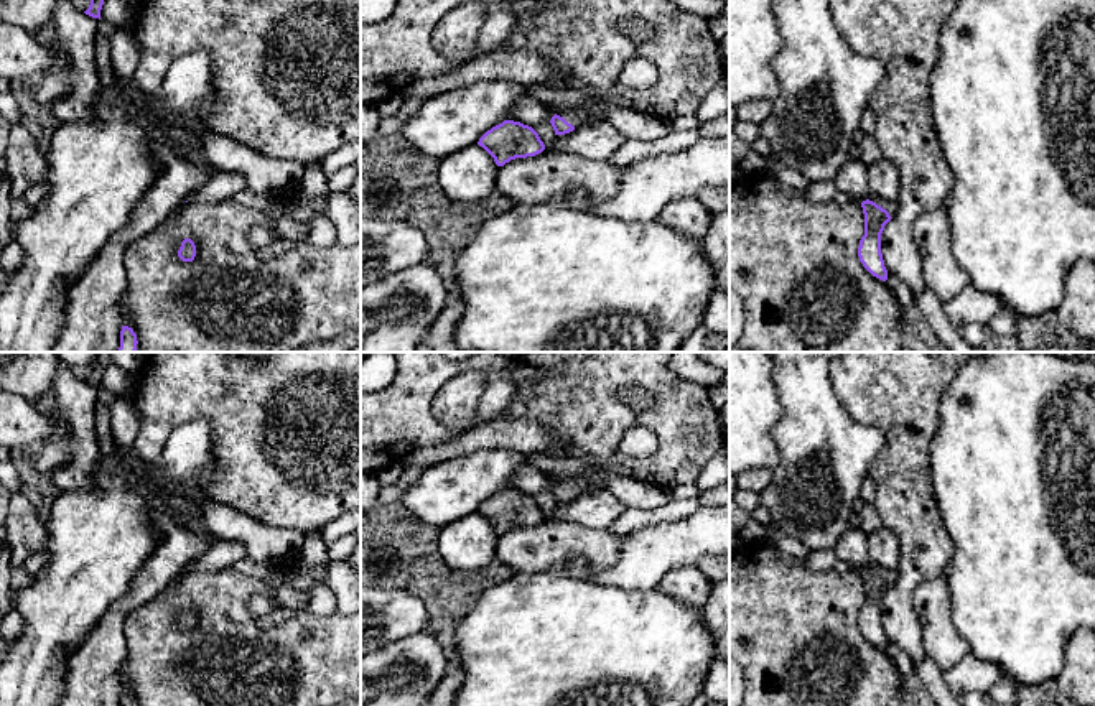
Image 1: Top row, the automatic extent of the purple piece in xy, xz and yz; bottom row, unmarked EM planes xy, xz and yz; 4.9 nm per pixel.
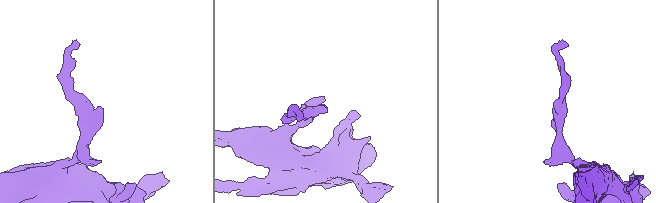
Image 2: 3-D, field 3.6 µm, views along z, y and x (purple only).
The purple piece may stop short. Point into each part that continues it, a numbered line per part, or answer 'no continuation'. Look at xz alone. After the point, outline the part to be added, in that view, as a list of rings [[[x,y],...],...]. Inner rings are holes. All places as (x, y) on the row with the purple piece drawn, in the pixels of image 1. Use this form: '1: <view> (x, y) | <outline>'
1: xz (578, 116) | [[[575,109],[573,112],[557,115],[563,117],[573,127],[580,127],[588,120],[588,112],[585,109]]]

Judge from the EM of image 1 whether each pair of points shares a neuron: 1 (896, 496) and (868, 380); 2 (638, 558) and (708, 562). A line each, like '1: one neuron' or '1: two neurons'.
1: one neuron
2: two neurons

